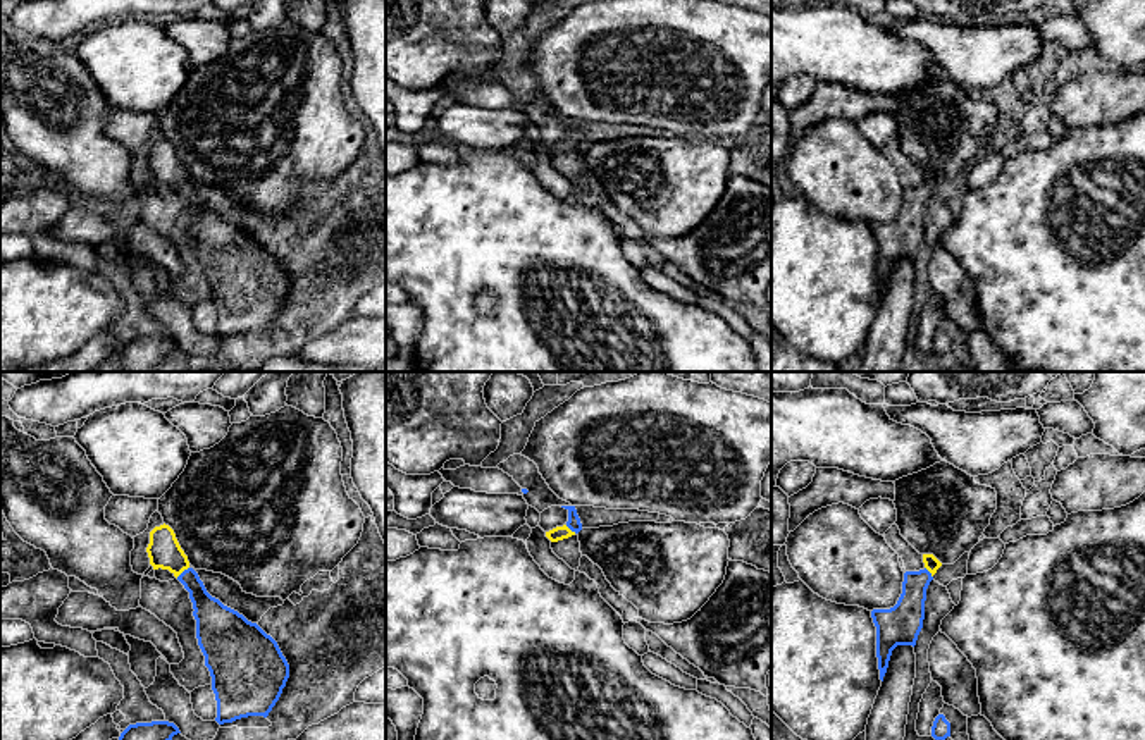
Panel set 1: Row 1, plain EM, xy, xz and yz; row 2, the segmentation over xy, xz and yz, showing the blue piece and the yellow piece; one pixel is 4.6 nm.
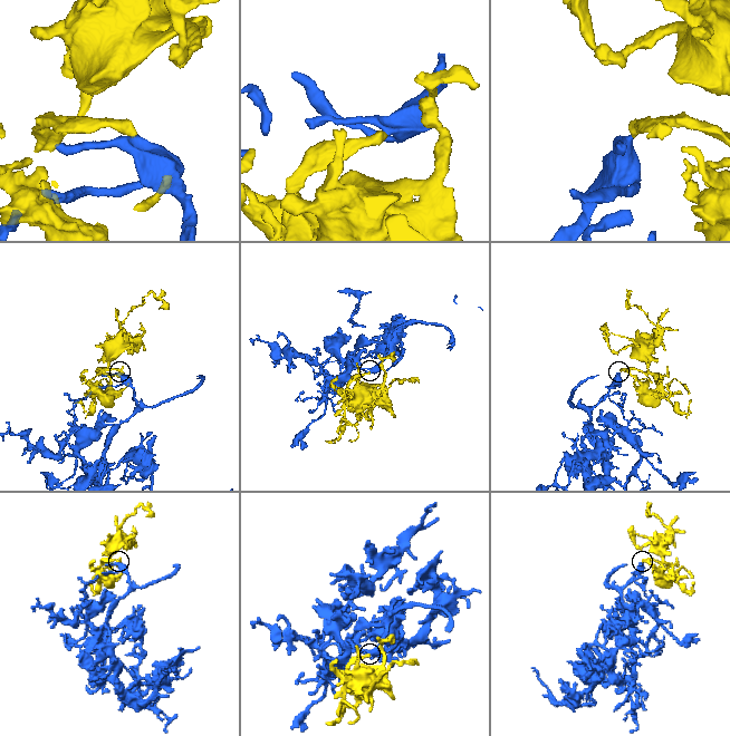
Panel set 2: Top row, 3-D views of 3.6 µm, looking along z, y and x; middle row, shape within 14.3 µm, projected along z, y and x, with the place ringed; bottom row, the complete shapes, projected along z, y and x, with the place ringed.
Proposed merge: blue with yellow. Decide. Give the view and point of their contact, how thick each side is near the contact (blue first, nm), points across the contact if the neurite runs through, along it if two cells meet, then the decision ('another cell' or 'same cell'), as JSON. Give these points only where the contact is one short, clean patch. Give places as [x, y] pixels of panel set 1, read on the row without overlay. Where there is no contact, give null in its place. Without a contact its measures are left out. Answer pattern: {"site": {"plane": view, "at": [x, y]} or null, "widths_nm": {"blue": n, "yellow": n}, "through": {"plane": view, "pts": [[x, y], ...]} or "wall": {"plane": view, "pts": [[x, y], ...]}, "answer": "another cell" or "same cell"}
{"site": {"plane": "xy", "at": [183, 186]}, "widths_nm": {"blue": 160, "yellow": 160}, "through": {"plane": "xy", "pts": [[212, 231], [183, 186], [164, 166]]}, "answer": "same cell"}

